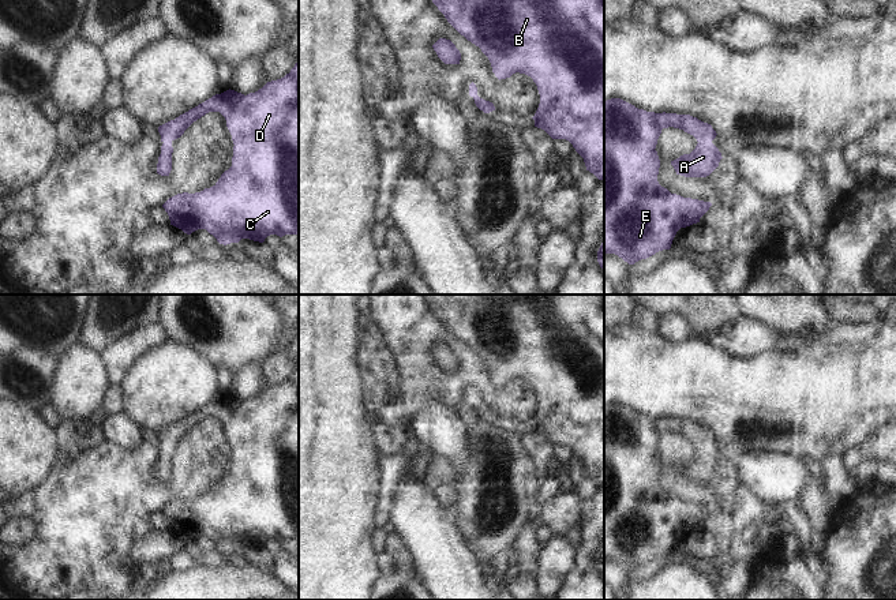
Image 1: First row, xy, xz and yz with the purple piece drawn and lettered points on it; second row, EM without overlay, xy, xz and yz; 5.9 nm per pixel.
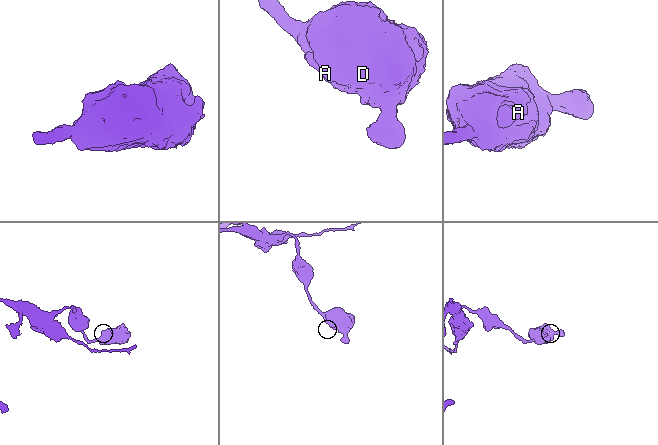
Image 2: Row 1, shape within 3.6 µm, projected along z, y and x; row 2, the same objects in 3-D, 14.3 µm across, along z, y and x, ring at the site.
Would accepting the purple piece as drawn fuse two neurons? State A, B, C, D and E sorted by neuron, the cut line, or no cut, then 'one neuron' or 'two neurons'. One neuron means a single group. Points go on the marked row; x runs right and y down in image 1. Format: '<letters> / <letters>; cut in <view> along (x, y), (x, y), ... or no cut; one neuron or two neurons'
A B C D E; no cut; one neuron

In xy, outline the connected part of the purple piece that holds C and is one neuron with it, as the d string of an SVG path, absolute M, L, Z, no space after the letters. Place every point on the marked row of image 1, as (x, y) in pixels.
M299 63L284 78L267 82L255 93L244 95L229 89L160 125L158 175L169 176L172 170L172 142L209 112L220 112L226 120L235 145L232 166L213 187L169 198L162 207L170 225L187 235L206 229L224 245L241 239L263 243L270 235L299 236Z

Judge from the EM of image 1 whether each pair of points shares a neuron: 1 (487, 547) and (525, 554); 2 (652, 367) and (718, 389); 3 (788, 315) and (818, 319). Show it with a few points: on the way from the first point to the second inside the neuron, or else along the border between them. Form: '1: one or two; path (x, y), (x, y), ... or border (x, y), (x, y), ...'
1: two; border (531, 521), (510, 550)
2: one; path (668, 381), (696, 381), (701, 383)
3: one; path (795, 315), (808, 315), (812, 319)

